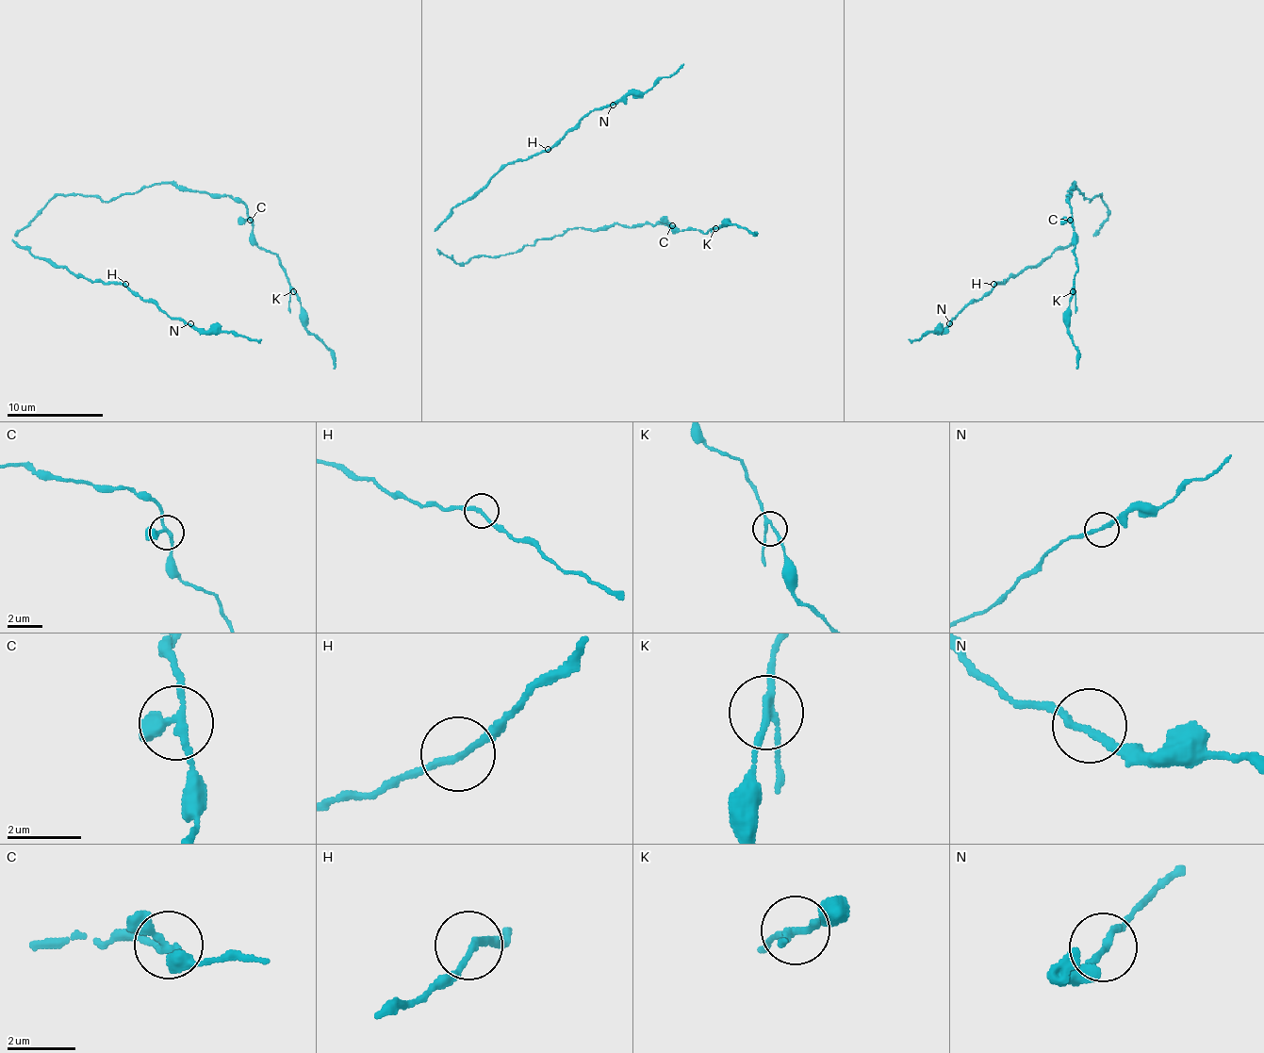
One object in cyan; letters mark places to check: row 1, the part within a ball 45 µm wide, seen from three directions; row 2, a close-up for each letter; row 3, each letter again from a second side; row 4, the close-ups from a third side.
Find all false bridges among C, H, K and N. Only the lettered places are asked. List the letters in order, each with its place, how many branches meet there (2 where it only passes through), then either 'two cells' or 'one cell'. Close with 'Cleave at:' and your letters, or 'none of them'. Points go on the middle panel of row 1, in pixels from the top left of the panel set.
C: at (672, 225); 3 branches meet; one cell
H: at (548, 149); 2 branches meet; one cell
K: at (715, 228); 3 branches meet; one cell
N: at (613, 105); 2 branches meet; one cell
Cleave at: none of them

